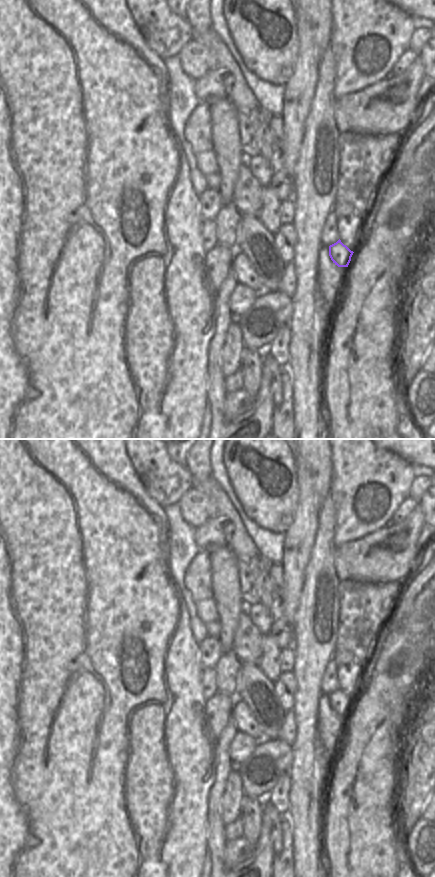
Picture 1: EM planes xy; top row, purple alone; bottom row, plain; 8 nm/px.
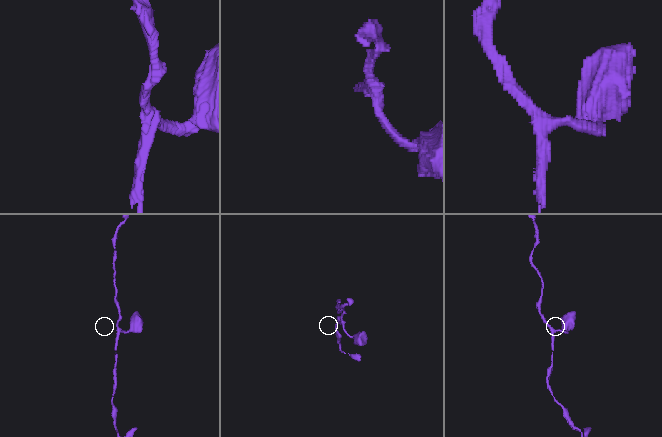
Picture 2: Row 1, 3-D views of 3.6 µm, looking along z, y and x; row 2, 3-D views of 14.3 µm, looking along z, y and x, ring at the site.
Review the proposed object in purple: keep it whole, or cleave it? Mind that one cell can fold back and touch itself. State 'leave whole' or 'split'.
leave whole

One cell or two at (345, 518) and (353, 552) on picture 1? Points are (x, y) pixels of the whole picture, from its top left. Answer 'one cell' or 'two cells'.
two cells

